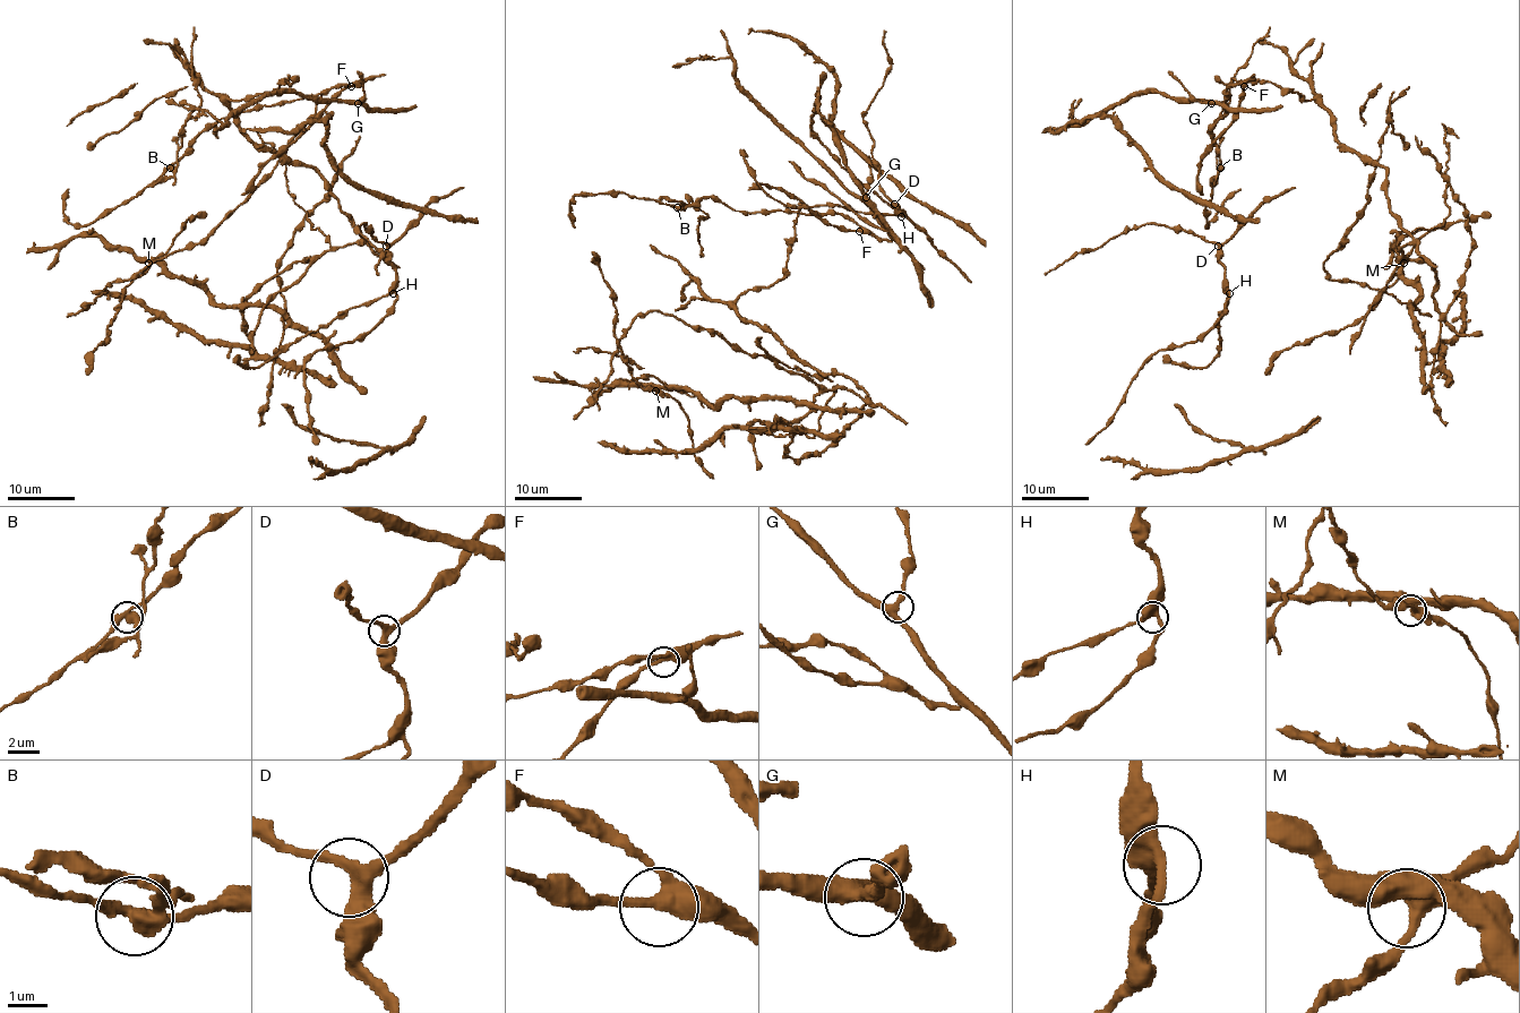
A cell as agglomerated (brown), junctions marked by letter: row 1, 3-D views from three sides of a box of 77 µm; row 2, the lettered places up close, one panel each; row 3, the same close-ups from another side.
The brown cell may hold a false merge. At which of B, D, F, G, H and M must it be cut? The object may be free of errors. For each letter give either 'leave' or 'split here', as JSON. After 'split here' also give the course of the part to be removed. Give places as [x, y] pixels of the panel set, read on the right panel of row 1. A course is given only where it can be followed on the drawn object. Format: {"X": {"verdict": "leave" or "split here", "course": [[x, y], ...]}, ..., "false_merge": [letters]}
{"B": {"verdict": "split here", "course": [[1221, 168], [1216, 165], [1218, 145], [1211, 126], [1229, 103], [1230, 80], [1269, 26]]}, "D": {"verdict": "leave"}, "F": {"verdict": "leave"}, "G": {"verdict": "leave"}, "H": {"verdict": "leave"}, "M": {"verdict": "leave"}, "false_merge": ["B"]}

